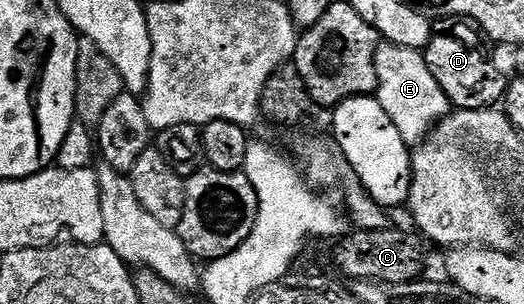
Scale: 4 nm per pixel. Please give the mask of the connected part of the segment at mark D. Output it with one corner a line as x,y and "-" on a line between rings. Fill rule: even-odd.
440,18
433,23
430,42
425,55
436,84
448,96
451,107
459,110
489,110
506,97
507,83
490,55
491,47
478,25
470,18

